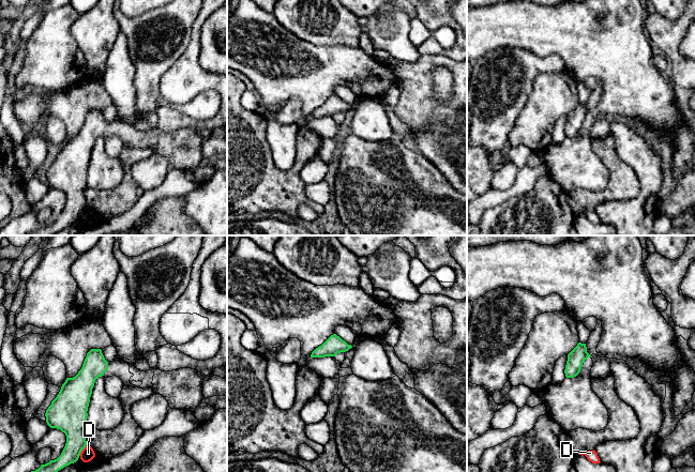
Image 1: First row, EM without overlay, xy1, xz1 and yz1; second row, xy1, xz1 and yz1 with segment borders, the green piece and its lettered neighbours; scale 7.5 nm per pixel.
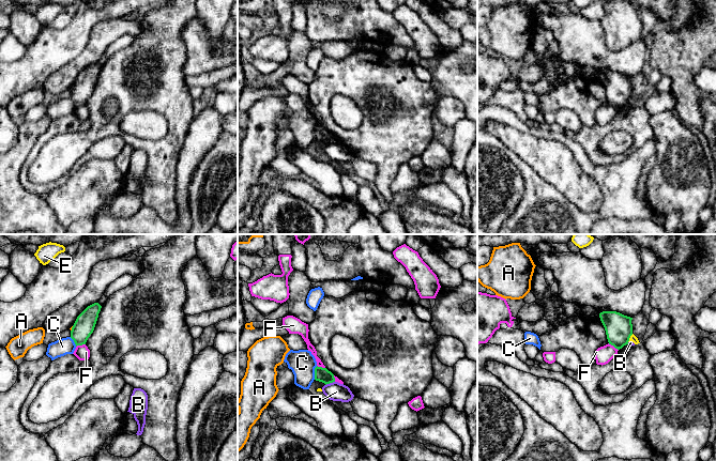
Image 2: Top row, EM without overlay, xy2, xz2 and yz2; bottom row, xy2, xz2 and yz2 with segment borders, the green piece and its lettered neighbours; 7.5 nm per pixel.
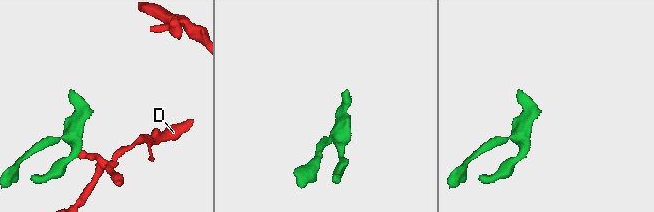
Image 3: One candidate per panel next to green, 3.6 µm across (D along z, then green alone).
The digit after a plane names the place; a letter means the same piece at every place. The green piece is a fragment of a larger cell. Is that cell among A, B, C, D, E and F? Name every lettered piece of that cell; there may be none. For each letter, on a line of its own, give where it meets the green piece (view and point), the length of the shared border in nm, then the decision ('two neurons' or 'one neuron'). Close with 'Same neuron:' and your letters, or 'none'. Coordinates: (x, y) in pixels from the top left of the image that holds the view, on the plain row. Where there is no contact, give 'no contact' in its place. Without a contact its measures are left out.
A: meets green in xy2 at (72, 89); contact 40 nm long; two neurons
B: meets green in xz2 at (330, 142); contact 80 nm long; two neurons
C: meets green in xz2 at (315, 133); contact 110 nm long; two neurons
D: meets green in xy1 at (82, 209); contact 110 nm long; two neurons
E: meets green in yz2 at (629, 97); contact 80 nm long; two neurons
F: meets green in yz2 at (613, 106); contact 90 nm long; two neurons
Same neuron: none

